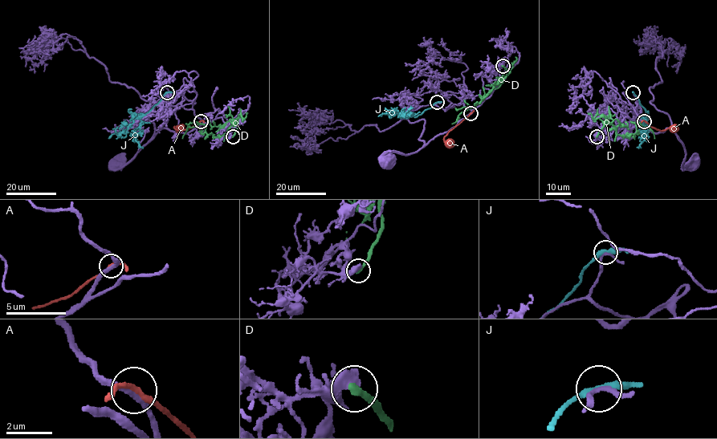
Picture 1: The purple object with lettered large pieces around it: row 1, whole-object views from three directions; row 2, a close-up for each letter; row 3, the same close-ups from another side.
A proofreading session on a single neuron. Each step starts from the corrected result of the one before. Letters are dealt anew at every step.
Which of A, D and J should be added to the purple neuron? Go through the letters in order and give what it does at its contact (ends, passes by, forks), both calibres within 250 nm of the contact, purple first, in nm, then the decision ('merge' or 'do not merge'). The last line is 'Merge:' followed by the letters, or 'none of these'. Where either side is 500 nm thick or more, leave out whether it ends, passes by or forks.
A: it passes by | 280/220 nm | do not merge
D: 600/340 nm | do not merge
J: it passes by | 190/320 nm | merge
Merge: J

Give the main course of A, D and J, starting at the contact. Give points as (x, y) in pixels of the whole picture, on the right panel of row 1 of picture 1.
A: (644, 121), (659, 130), (673, 125), (675, 128)
D: (596, 136), (607, 121), (618, 134), (626, 136), (634, 134), (636, 124), (639, 123), (649, 128), (654, 138)
J: (633, 92), (648, 113), (643, 122), (642, 132), (647, 138)

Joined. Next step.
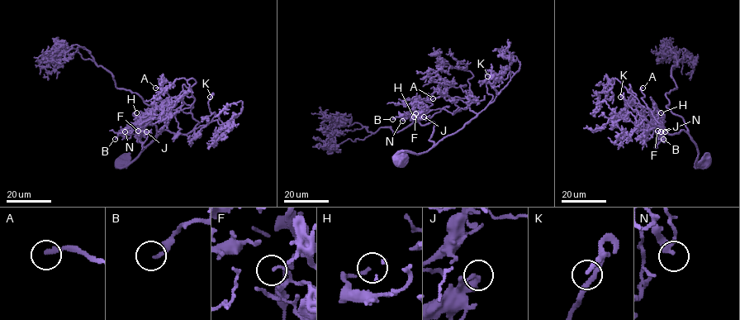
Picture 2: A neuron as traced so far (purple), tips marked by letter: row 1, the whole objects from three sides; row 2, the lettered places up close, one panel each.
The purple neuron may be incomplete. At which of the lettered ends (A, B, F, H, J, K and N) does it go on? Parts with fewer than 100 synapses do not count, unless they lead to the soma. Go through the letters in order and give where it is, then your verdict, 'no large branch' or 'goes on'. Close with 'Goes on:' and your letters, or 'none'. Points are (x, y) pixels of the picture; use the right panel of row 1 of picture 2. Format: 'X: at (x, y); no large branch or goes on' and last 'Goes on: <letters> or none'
A: at (642, 88); goes on
B: at (663, 139); no large branch
F: at (657, 131); no large branch
H: at (661, 112); no large branch
J: at (661, 131); no large branch
K: at (620, 97); goes on
N: at (665, 131); no large branch
Goes on: A, K

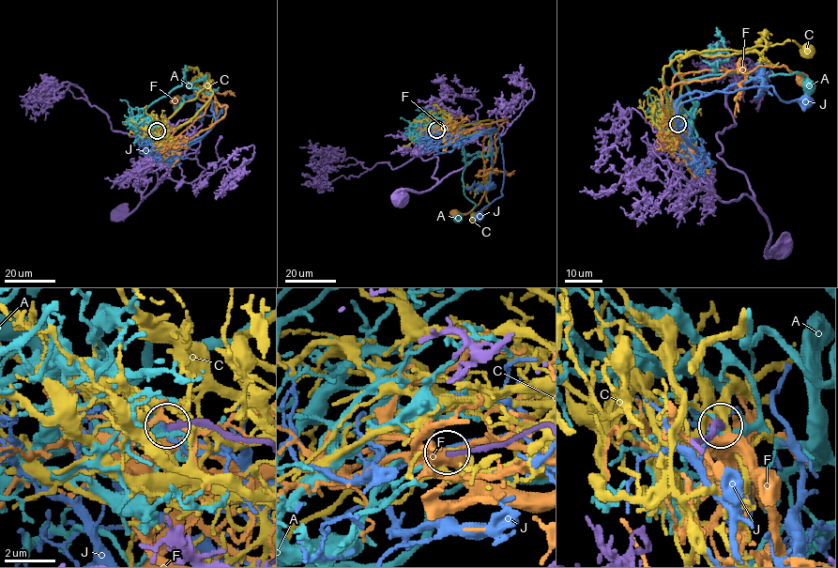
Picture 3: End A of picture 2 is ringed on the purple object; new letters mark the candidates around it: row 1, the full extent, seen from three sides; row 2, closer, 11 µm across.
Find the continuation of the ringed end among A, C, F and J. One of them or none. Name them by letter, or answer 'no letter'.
no letter

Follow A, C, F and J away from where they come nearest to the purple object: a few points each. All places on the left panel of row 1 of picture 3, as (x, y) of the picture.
A: (156, 130), (148, 132), (146, 124), (163, 122), (183, 96), (195, 97), (183, 97), (175, 111)
C: (157, 130), (163, 127), (168, 130), (164, 121), (212, 80), (205, 77), (207, 73), (194, 82)
F: (157, 130), (176, 137), (204, 114), (210, 99), (202, 93), (204, 96), (205, 91), (175, 99)
J: (157, 130), (170, 151), (188, 146), (202, 138), (224, 107), (210, 115), (198, 113)

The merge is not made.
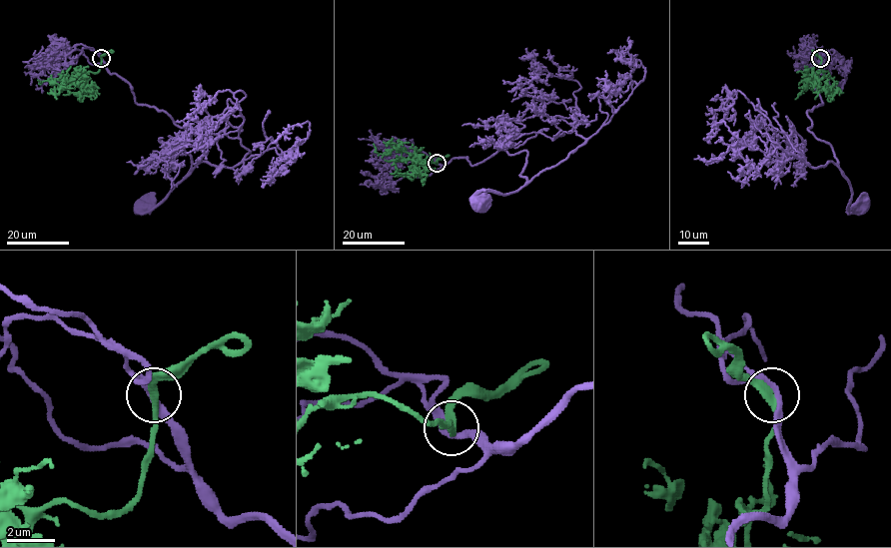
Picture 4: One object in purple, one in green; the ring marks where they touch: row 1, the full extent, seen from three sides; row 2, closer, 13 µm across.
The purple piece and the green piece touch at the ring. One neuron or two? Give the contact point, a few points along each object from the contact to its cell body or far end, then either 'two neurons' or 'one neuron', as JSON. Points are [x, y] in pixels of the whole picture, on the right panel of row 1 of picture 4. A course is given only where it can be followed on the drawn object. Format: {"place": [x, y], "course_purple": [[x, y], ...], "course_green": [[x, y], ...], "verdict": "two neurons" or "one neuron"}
{"place": [820, 58], "course_purple": [[821, 57], [815, 85], [823, 103], [807, 112], [808, 130], [831, 147], [851, 192], [849, 209], [860, 209]], "course_green": [[820, 57], [817, 82], [831, 92], [834, 81], [828, 72]], "verdict": "one neuron"}

